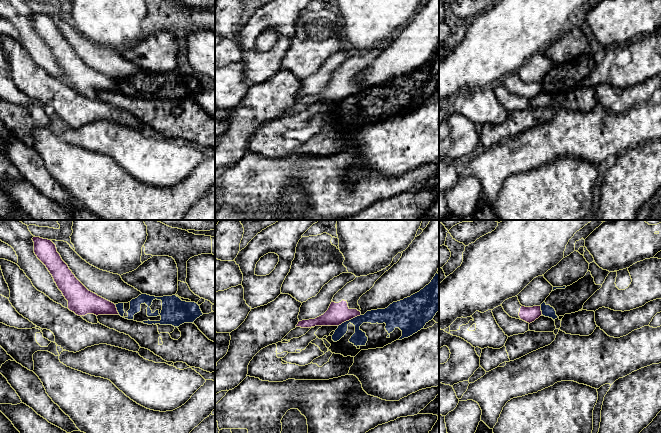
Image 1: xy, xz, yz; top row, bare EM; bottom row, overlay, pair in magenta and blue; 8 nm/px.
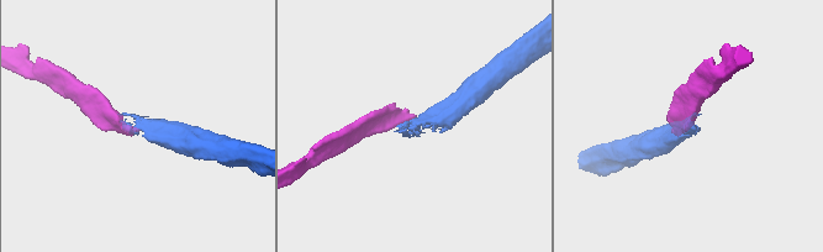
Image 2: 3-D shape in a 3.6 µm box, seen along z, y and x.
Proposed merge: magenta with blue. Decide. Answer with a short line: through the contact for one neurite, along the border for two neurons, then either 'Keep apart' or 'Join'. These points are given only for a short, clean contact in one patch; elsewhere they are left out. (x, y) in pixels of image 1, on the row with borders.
Line: xz (360, 314), (342, 322), (338, 326). Keep apart

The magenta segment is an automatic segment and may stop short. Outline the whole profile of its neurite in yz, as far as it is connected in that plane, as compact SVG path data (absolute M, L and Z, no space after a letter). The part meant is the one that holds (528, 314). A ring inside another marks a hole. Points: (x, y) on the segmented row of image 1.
M517 296L505 300L501 306L510 317L523 320L529 324L542 316L541 306L522 306Z

